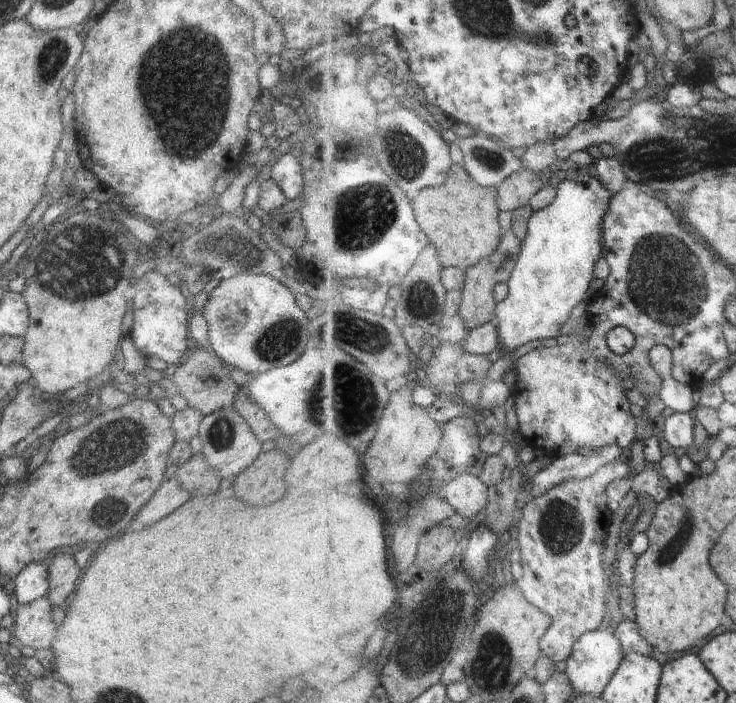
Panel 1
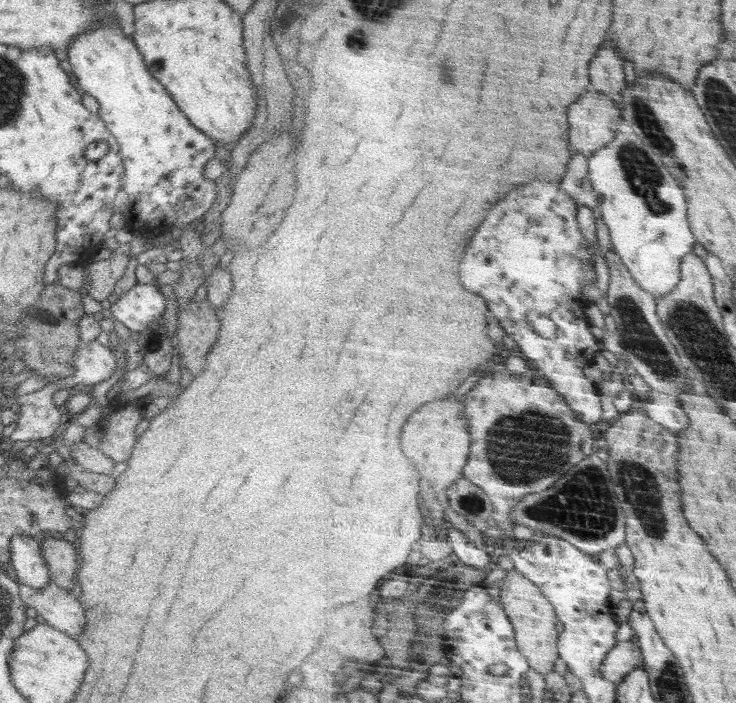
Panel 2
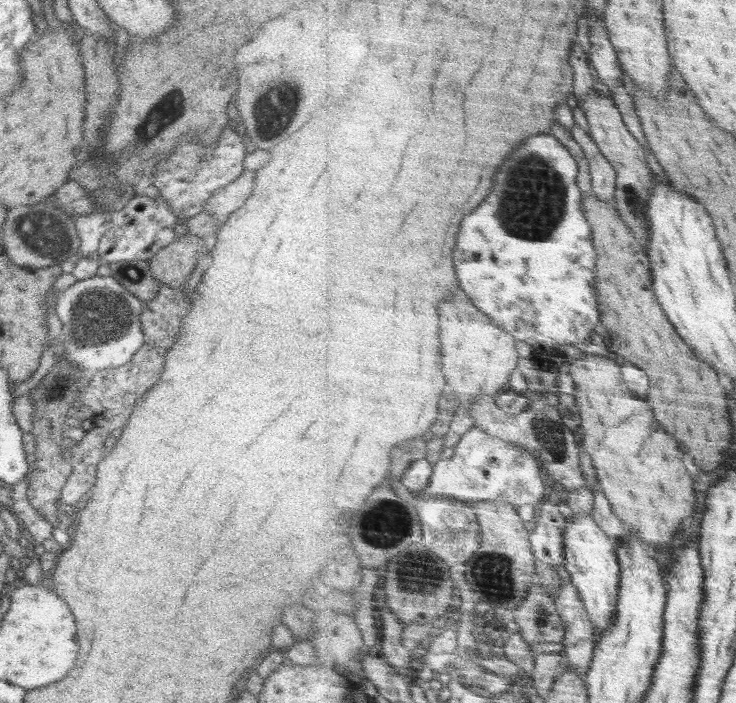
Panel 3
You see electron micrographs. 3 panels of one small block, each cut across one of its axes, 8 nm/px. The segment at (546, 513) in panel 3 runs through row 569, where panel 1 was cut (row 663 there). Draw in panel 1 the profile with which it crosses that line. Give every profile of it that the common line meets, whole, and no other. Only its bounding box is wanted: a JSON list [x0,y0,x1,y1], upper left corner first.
[515,461,639,666]

